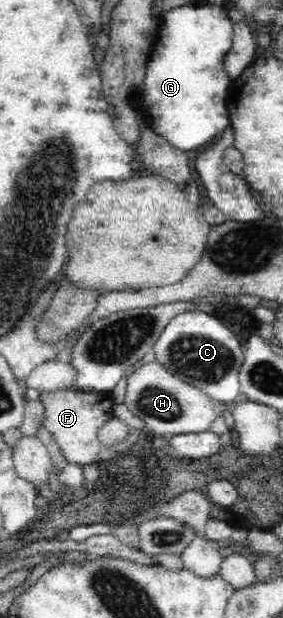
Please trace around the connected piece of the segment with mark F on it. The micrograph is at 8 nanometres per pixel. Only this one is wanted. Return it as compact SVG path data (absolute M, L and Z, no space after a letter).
M71 387L40 392L39 400L43 404L44 429L51 434L70 465L77 468L84 464L98 463L99 430L101 430L101 426L105 426L111 418L114 418L115 398L113 391L85 392L77 387Z

